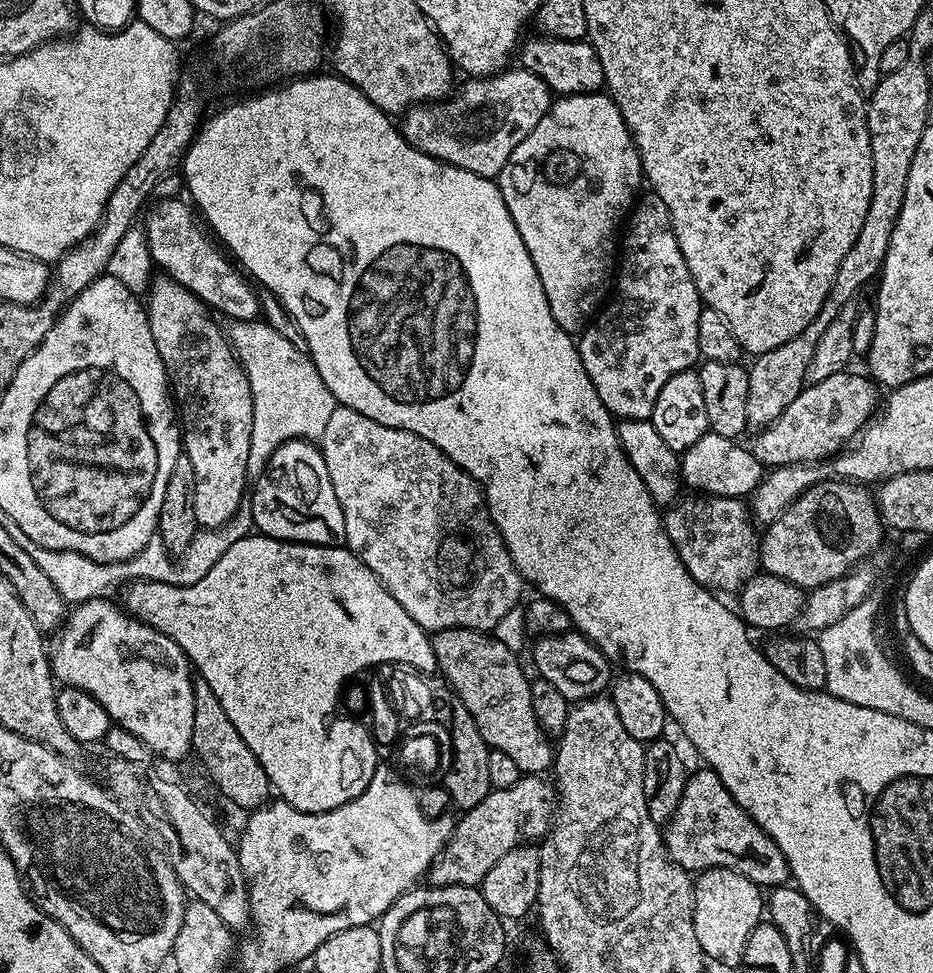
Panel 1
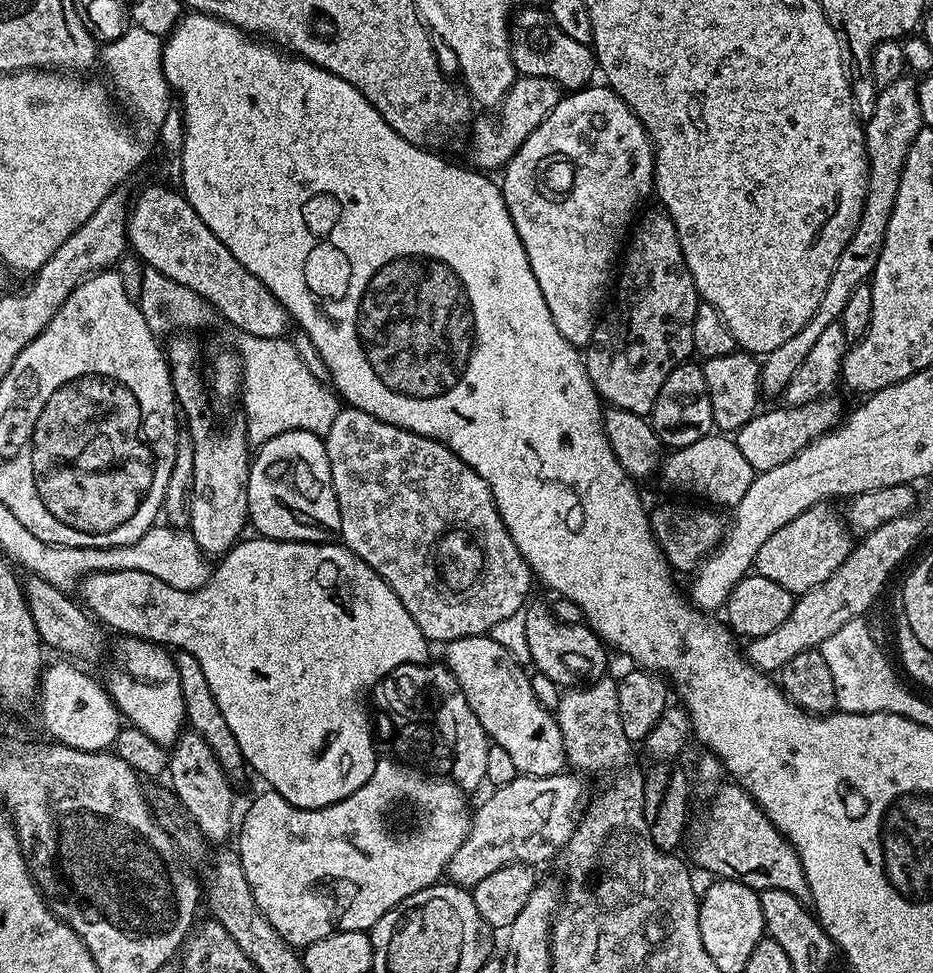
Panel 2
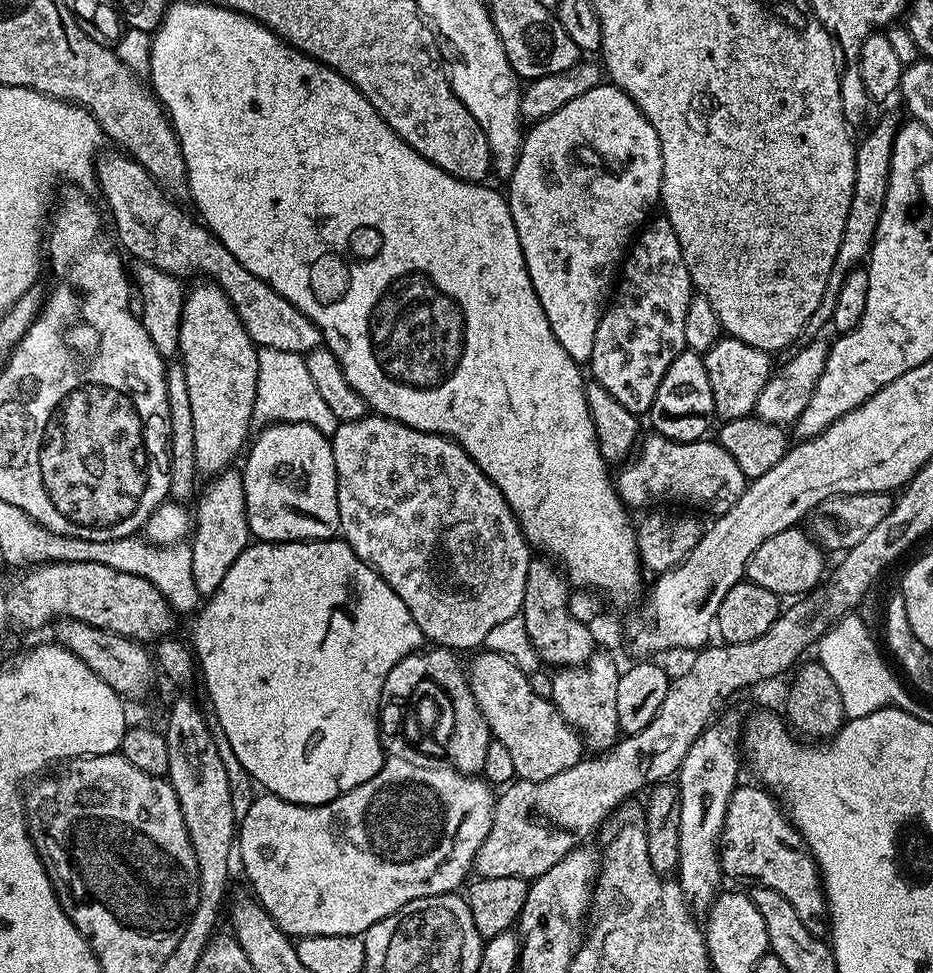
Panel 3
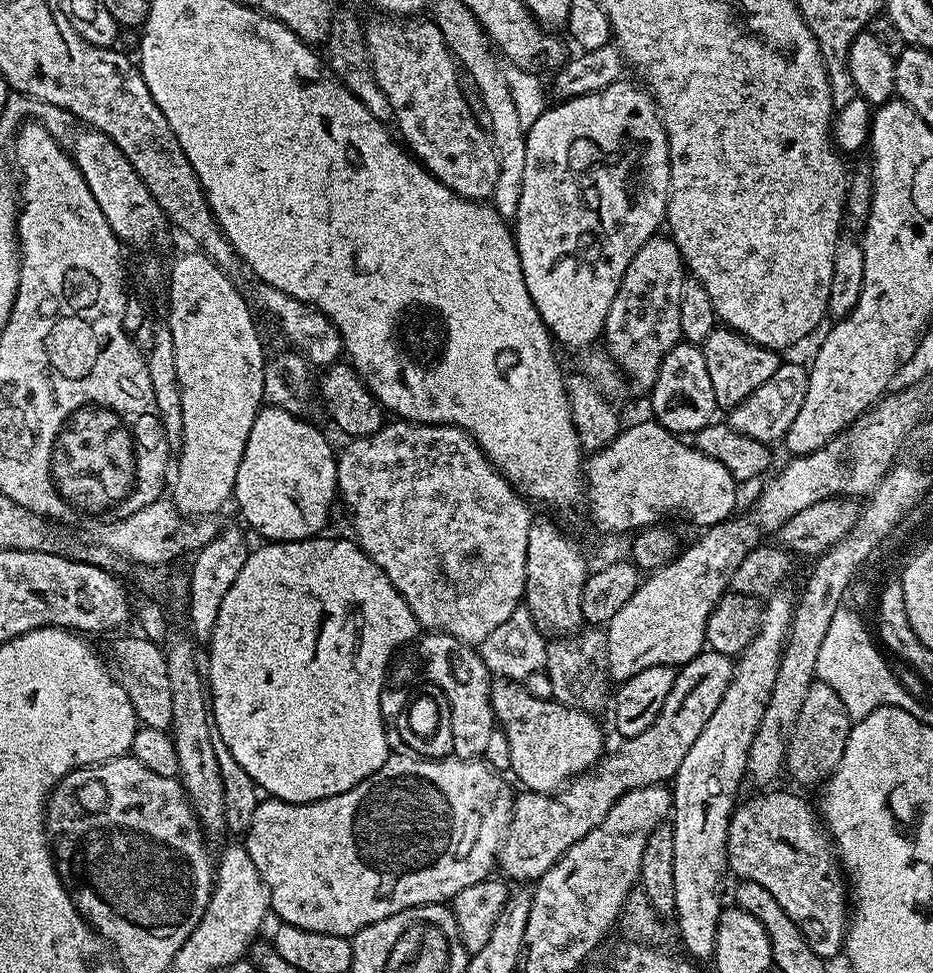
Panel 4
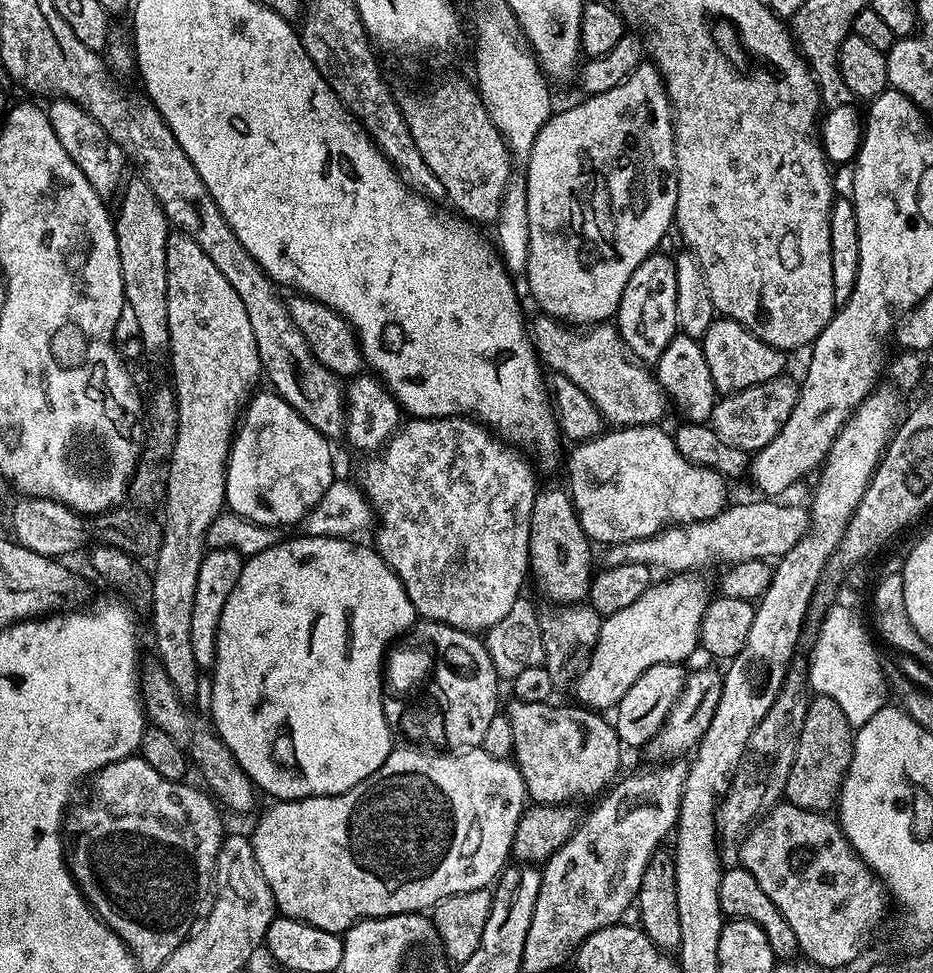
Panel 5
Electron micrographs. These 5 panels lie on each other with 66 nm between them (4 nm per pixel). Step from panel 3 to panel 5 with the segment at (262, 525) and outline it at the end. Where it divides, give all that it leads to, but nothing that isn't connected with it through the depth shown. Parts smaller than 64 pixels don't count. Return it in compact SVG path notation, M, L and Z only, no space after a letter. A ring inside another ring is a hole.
M257 391L249 399L235 429L228 454L228 473L224 478L224 498L227 507L255 524L283 525L283 520L303 521L307 512L326 494L332 485L333 445L314 426L310 426L275 391Z

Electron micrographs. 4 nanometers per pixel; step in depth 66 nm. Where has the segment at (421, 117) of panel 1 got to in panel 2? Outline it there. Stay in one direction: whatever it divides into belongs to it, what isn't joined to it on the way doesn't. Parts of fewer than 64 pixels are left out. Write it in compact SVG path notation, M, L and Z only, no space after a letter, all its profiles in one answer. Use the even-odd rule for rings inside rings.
M541 76L517 78L510 86L508 93L504 95L502 103L498 105L498 111L495 113L496 120L492 114L484 114L488 116L477 118L476 125L472 128L472 145L468 148L468 156L473 160L471 163L480 170L503 169L522 146L522 142L526 142L526 138L545 120L550 110L558 106L561 98L560 85L555 84L550 78Z

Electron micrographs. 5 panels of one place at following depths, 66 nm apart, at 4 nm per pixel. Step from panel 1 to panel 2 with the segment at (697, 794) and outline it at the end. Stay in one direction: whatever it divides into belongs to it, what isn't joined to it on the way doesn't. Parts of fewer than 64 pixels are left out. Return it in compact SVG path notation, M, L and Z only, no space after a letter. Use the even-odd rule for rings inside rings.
M735 782L721 783L708 817L700 833L692 840L692 860L700 868L709 868L716 878L743 880L754 889L786 890L799 900L807 901L808 883L802 862L788 837L781 834L766 818L764 811L756 805L756 799Z

